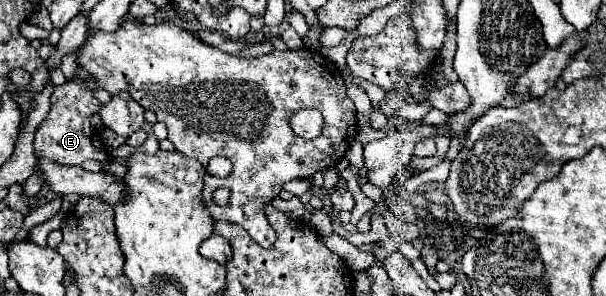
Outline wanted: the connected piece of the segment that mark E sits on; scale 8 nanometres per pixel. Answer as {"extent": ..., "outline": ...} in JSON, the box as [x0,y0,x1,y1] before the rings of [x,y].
{"extent":[34,66,110,166],"outline":[[[78,66],[74,80],[66,80],[62,86],[54,86],[52,92],[52,106],[48,116],[38,124],[36,134],[34,134],[34,156],[48,158],[50,162],[56,164],[66,164],[66,166],[78,166],[84,160],[100,160],[100,162],[110,162],[108,150],[104,150],[102,144],[94,144],[94,128],[90,124],[90,116],[96,114],[102,104],[94,96],[96,90],[96,80],[82,68]]]}

